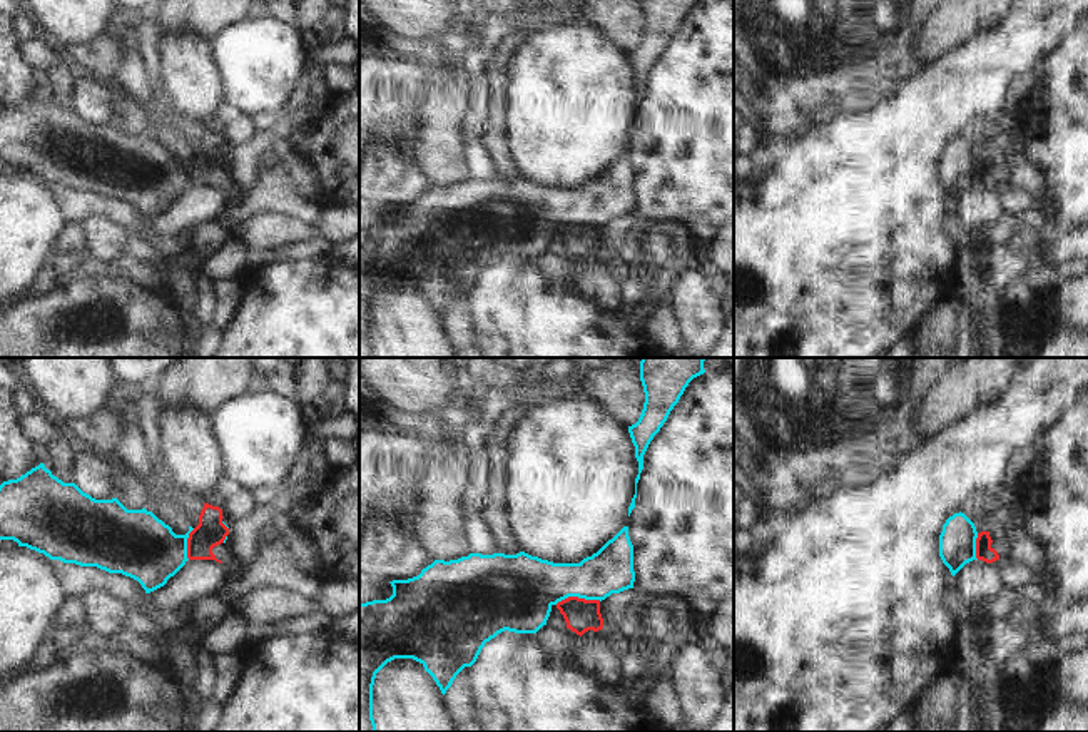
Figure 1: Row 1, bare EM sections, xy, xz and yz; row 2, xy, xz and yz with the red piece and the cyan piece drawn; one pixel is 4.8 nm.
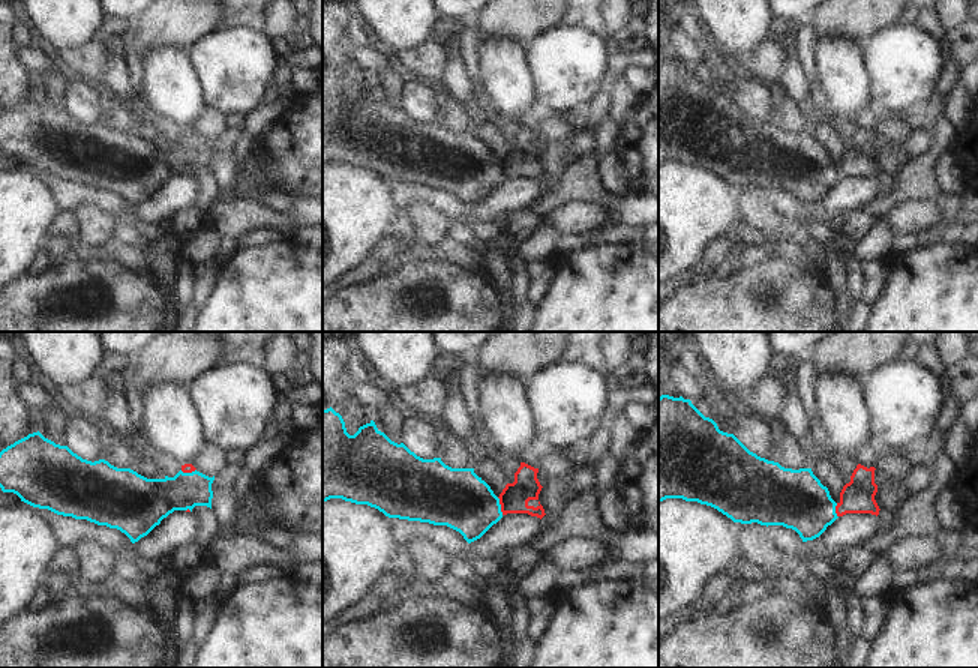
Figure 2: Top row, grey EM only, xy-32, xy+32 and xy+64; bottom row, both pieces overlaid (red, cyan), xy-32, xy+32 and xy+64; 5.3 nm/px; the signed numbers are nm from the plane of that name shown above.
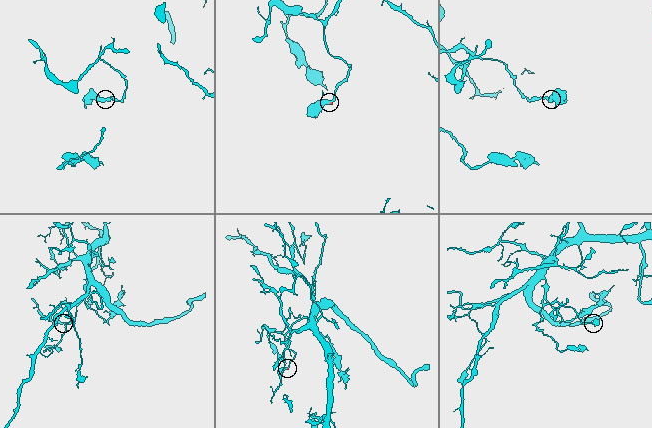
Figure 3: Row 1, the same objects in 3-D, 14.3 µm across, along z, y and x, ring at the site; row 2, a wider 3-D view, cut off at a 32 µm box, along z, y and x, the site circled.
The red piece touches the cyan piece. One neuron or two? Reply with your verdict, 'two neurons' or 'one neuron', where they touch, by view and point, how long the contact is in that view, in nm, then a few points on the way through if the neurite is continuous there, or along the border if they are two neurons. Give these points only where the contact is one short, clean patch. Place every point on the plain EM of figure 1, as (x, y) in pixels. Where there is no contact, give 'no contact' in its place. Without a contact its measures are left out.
one neuron | xz (577, 223) | 220 nm | across xz (580, 241), (577, 223), (567, 213), (527, 213)

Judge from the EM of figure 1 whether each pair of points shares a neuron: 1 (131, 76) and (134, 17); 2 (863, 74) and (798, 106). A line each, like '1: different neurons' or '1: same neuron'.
1: same neuron
2: same neuron

